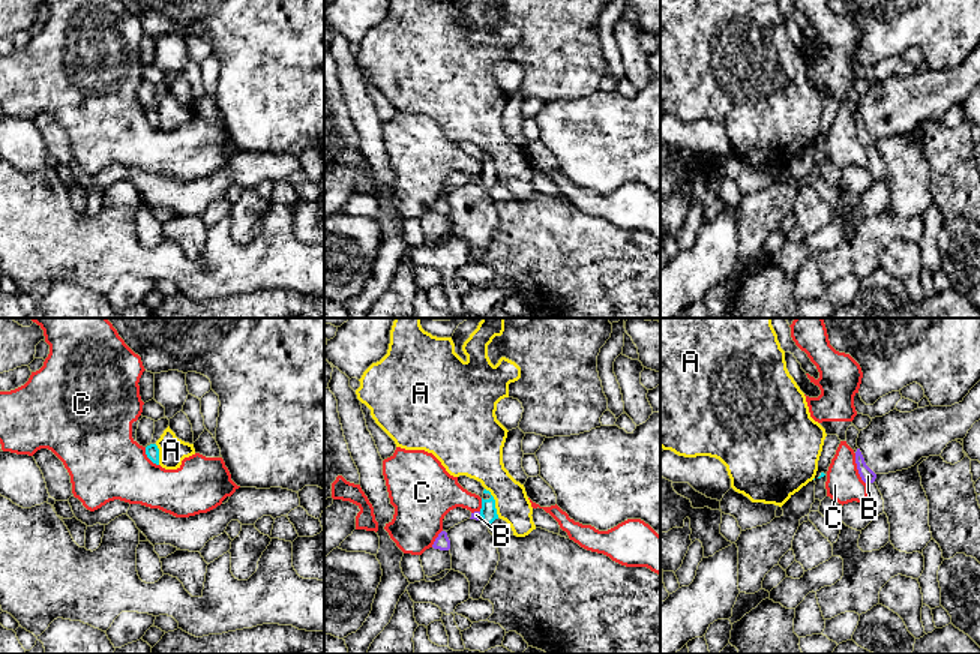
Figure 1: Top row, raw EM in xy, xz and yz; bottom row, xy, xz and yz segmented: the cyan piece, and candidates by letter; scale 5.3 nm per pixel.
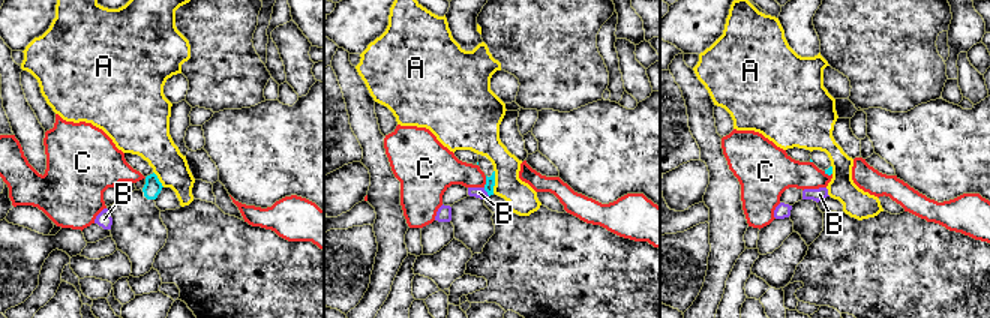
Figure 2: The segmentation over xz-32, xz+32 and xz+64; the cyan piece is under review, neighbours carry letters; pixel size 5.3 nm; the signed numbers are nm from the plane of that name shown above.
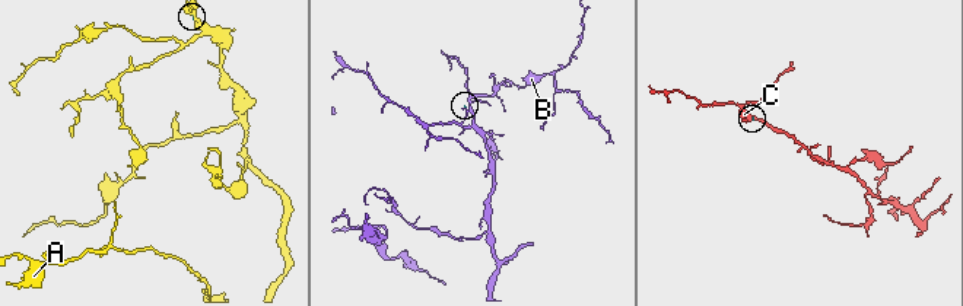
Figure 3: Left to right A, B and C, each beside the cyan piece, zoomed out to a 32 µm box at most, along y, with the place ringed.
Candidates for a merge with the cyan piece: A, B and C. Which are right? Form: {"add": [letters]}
{"add": []}

